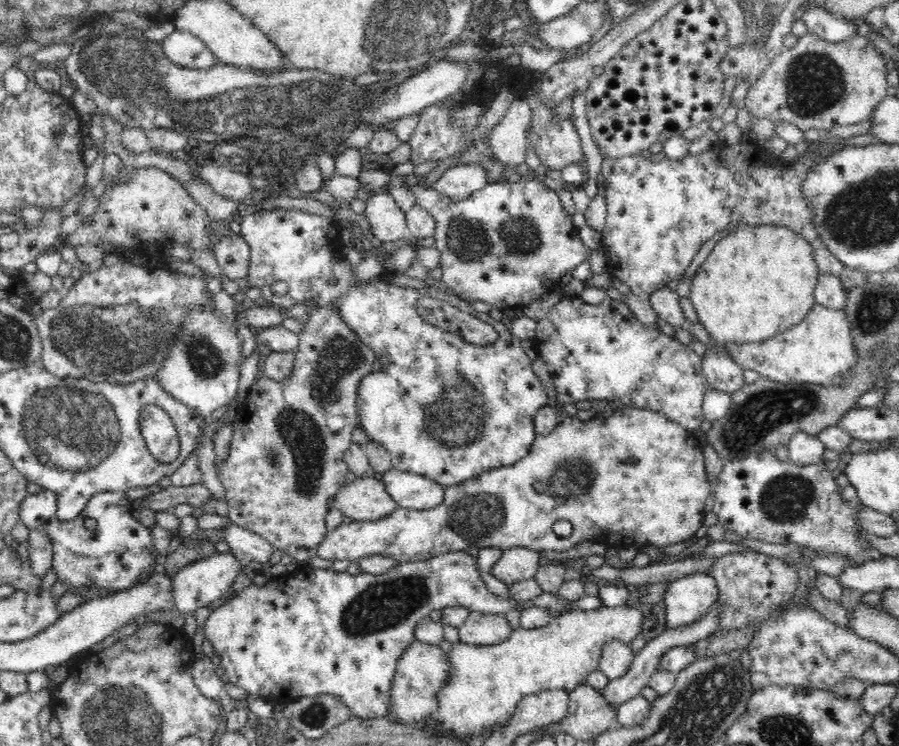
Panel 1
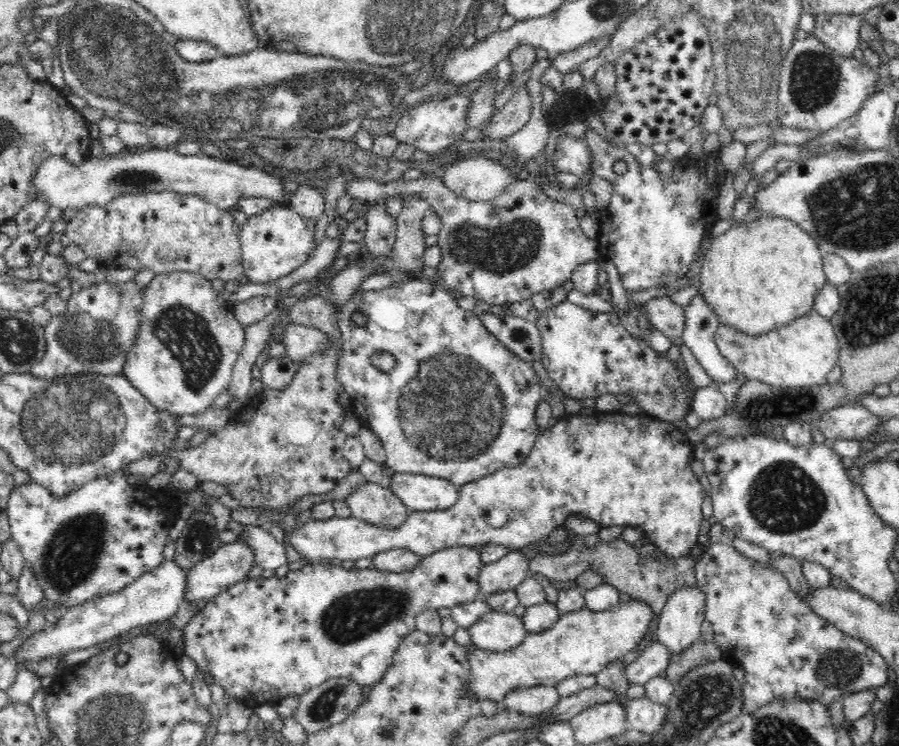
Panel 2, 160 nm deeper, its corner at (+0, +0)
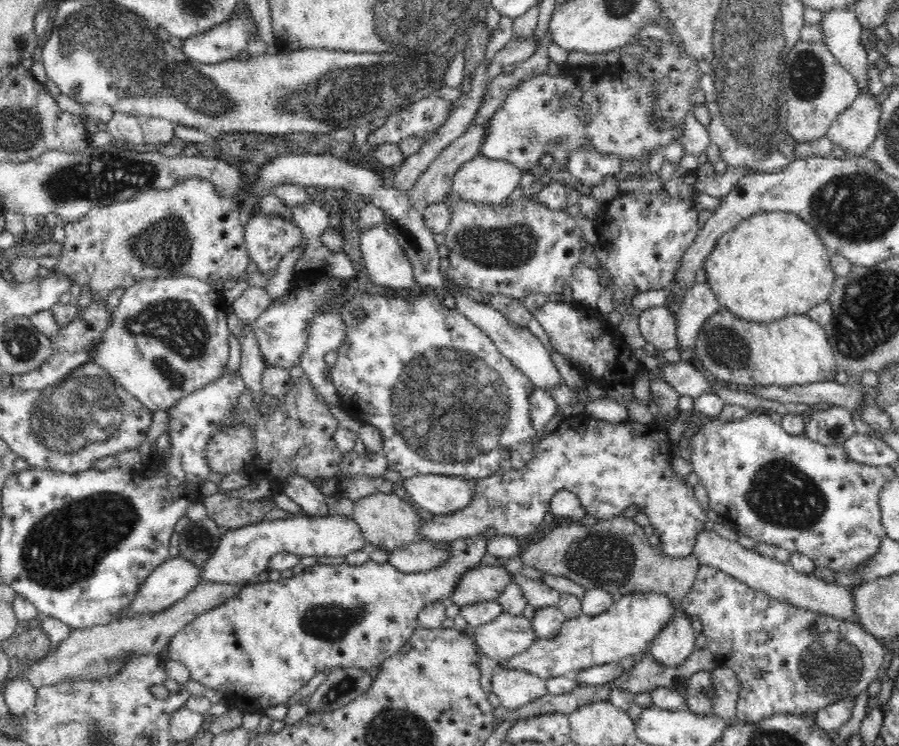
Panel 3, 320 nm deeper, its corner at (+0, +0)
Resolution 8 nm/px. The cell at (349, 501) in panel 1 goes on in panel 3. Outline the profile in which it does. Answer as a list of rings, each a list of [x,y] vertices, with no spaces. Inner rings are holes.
[[[376,493],[354,502],[353,520],[360,527],[364,538],[369,542],[369,549],[380,549],[388,552],[398,550],[422,540],[421,530],[423,520],[416,513],[412,504],[396,495],[396,493]]]

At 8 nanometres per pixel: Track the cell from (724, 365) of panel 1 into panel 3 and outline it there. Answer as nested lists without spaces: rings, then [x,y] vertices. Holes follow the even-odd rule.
[[[707,282],[695,283],[682,300],[681,310],[677,315],[678,347],[693,350],[702,325],[710,320],[710,316],[718,313],[721,305]]]

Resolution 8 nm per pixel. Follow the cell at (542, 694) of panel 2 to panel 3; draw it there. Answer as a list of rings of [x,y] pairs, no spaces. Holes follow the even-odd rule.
[[[495,663],[491,677],[493,692],[502,706],[512,710],[520,708],[547,692],[546,681],[542,677],[524,670],[510,669],[502,663]]]

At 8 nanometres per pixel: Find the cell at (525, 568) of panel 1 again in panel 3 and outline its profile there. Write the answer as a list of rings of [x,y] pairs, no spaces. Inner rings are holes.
[[[481,565],[468,569],[449,594],[450,602],[462,608],[468,604],[497,599],[514,578],[503,565]]]

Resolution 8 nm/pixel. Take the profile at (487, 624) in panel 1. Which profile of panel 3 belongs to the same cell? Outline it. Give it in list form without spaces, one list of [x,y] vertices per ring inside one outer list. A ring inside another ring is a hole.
[[[504,612],[492,622],[470,632],[480,653],[498,664],[506,664],[515,654],[528,650],[537,639],[532,621],[524,615],[514,616]]]

